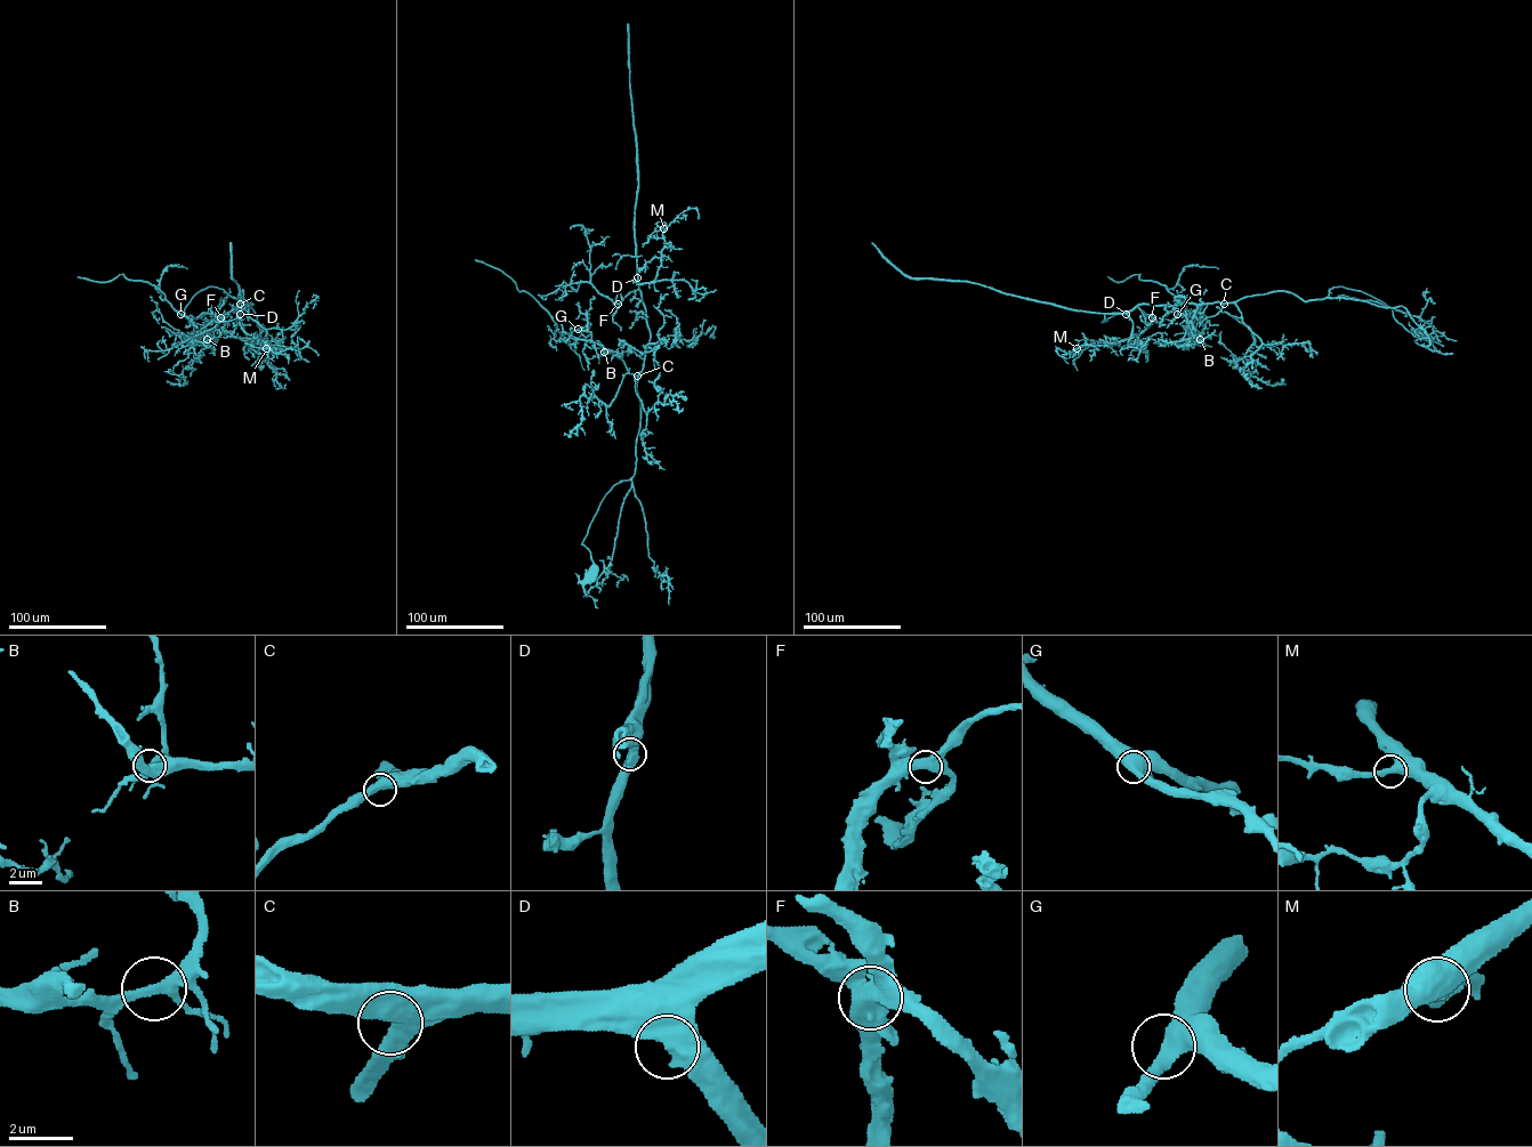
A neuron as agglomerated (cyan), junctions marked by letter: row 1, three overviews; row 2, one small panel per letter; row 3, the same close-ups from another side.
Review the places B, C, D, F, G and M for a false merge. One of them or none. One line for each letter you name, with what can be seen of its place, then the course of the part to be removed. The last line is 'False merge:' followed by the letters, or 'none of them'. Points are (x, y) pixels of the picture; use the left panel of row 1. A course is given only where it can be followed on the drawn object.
B: Place: (207, 339). Course of the part to remove: (207, 339), (206, 326), (177, 312), (154, 285), (131, 281), (123, 274), (104, 282), (78, 276)
False merge: B

